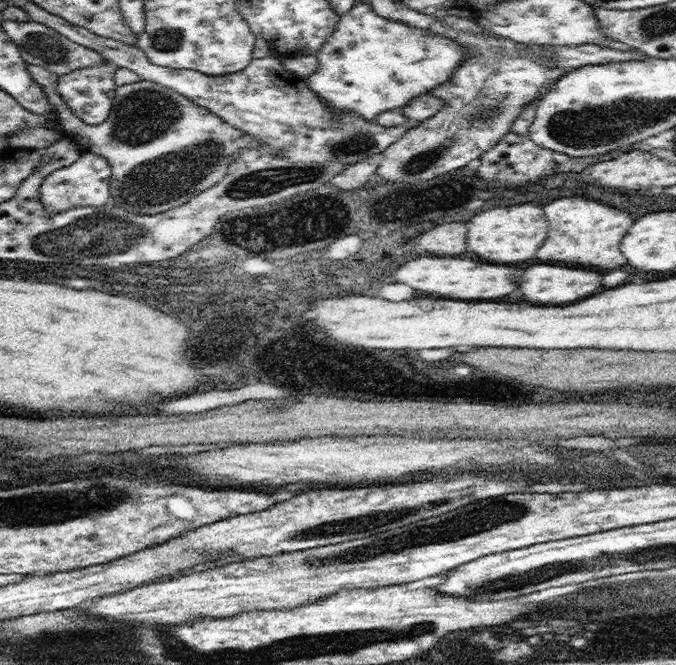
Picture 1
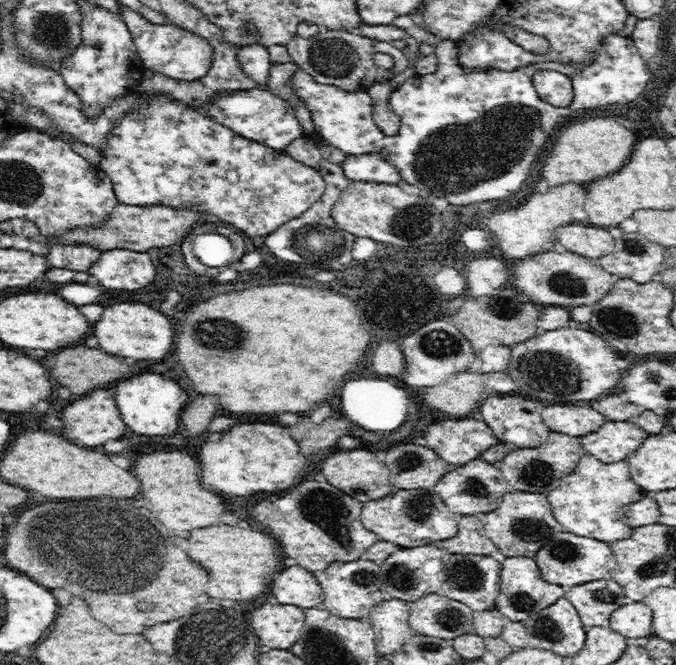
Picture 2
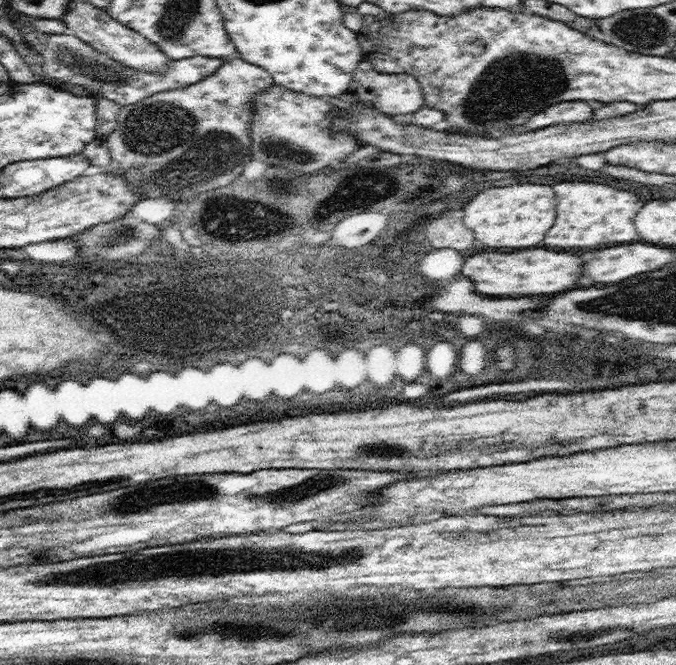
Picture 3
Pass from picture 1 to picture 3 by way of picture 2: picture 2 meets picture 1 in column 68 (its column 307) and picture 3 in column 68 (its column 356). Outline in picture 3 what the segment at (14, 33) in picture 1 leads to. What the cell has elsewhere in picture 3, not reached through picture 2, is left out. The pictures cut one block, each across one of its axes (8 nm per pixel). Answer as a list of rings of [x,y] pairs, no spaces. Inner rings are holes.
[[[35,31],[28,32],[24,36],[28,48],[40,54],[43,69],[51,78],[54,88],[70,91],[76,95],[106,97],[122,107],[136,104],[157,92],[174,90],[200,82],[201,79],[214,74],[225,63],[221,58],[194,55],[190,58],[174,60],[163,74],[152,74],[130,68],[70,33],[46,34]]]

